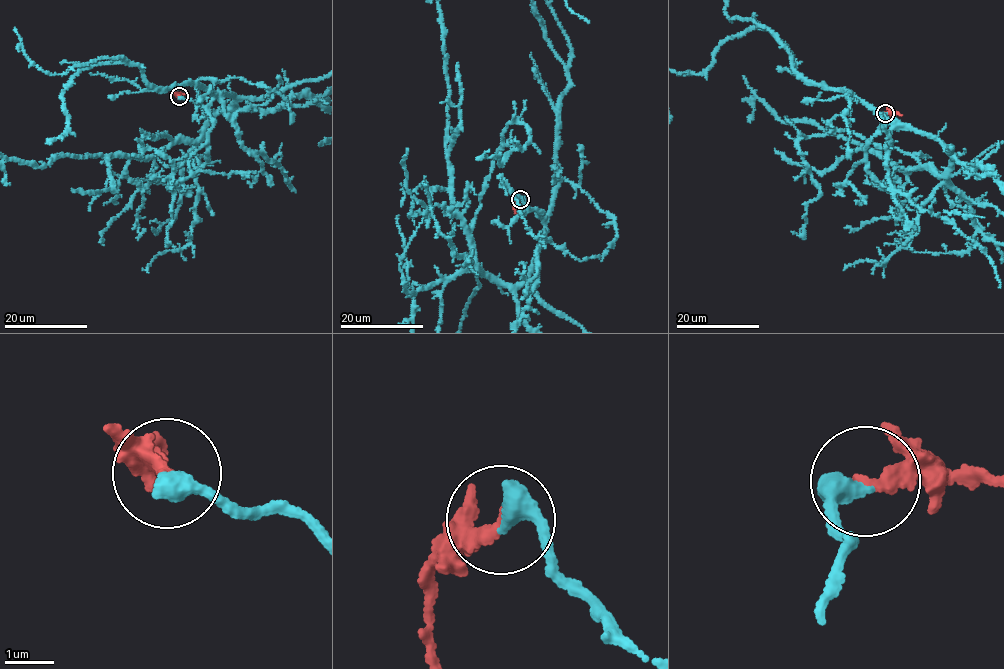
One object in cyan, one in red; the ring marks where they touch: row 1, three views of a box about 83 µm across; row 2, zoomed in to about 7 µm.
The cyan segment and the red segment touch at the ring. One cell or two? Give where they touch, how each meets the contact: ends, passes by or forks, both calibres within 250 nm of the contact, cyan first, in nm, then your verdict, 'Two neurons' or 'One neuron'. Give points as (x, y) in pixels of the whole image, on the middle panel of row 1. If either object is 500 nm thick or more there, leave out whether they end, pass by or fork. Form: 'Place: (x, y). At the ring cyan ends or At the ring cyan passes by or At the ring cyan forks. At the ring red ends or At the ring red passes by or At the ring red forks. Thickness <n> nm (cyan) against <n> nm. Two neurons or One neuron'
Place: (520, 199). At the ring cyan ends. At the ring red ends. Thickness 480 nm (cyan) against 280 nm. One neuron

